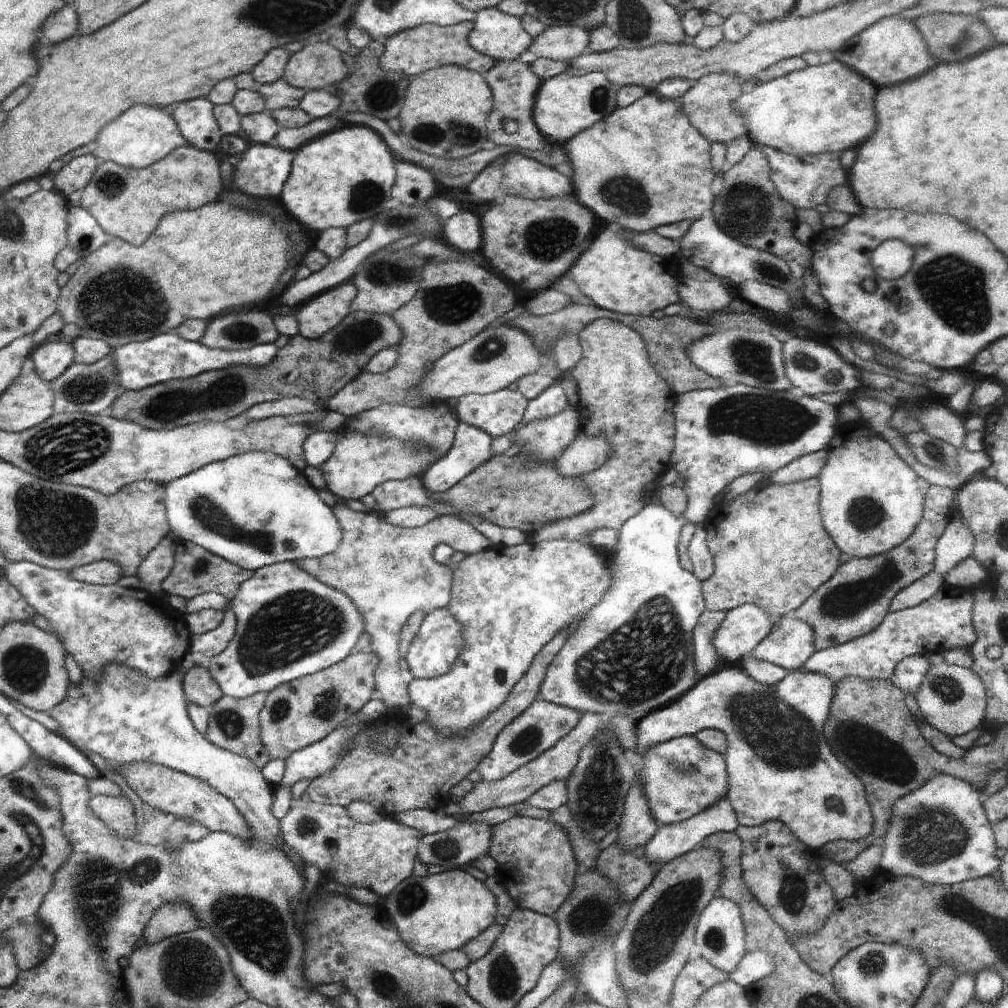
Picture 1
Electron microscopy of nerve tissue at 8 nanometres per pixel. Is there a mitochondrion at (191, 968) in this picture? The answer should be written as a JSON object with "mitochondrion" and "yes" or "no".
{"mitochondrion":"yes"}

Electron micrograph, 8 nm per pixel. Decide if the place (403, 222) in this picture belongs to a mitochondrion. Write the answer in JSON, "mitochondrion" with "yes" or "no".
{"mitochondrion":"yes"}

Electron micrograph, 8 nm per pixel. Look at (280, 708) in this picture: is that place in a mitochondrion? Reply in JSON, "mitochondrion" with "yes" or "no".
{"mitochondrion":"yes"}

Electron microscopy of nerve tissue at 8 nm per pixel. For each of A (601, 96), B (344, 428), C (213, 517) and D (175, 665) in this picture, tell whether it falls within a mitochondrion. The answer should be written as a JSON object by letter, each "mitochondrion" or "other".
{"A":"mitochondrion","B":"other","C":"mitochondrion","D":"other"}

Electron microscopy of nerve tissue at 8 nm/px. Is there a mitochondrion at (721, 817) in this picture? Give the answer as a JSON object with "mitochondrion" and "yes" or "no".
{"mitochondrion":"no"}

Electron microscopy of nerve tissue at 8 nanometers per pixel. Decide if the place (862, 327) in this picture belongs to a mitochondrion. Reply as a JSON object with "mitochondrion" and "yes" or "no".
{"mitochondrion":"no"}

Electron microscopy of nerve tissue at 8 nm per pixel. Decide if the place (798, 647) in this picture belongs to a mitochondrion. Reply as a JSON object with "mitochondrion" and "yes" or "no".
{"mitochondrion":"no"}

